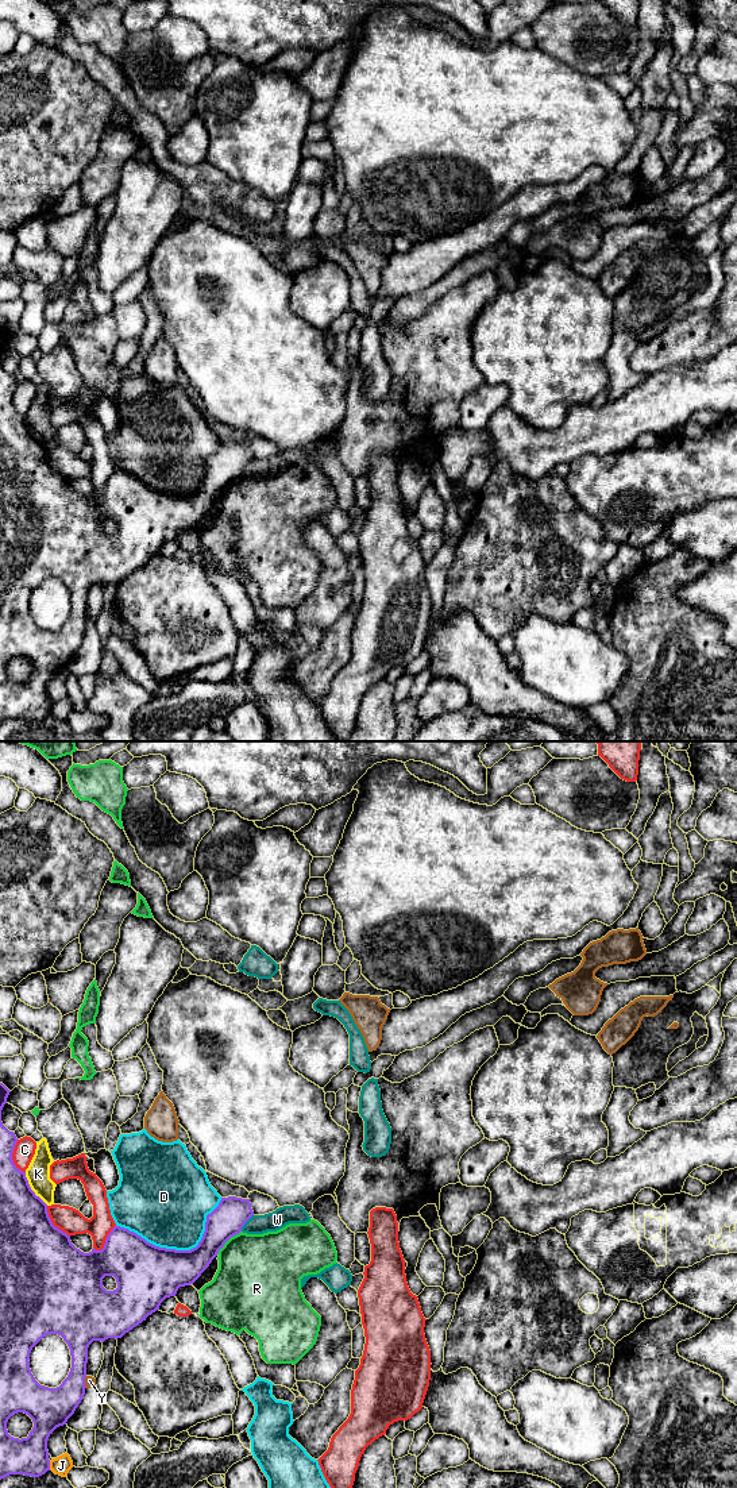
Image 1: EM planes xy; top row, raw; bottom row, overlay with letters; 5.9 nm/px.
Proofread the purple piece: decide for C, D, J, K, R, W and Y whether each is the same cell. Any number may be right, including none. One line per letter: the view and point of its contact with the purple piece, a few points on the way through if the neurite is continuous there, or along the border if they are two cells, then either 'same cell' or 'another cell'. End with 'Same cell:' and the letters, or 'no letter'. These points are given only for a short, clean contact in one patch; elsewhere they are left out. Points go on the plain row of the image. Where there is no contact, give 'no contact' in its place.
C: xy (11, 401) | another cell
D: xy (180, 494) | another cell
J: xy (49, 709) | another cell
K: xy (31, 434) | another cell
R: xy (227, 484) | another cell
W: xy (246, 465) | along xy (253, 458), (240, 474) | another cell
Y: xy (84, 625) | another cell
Same cell: no letter

